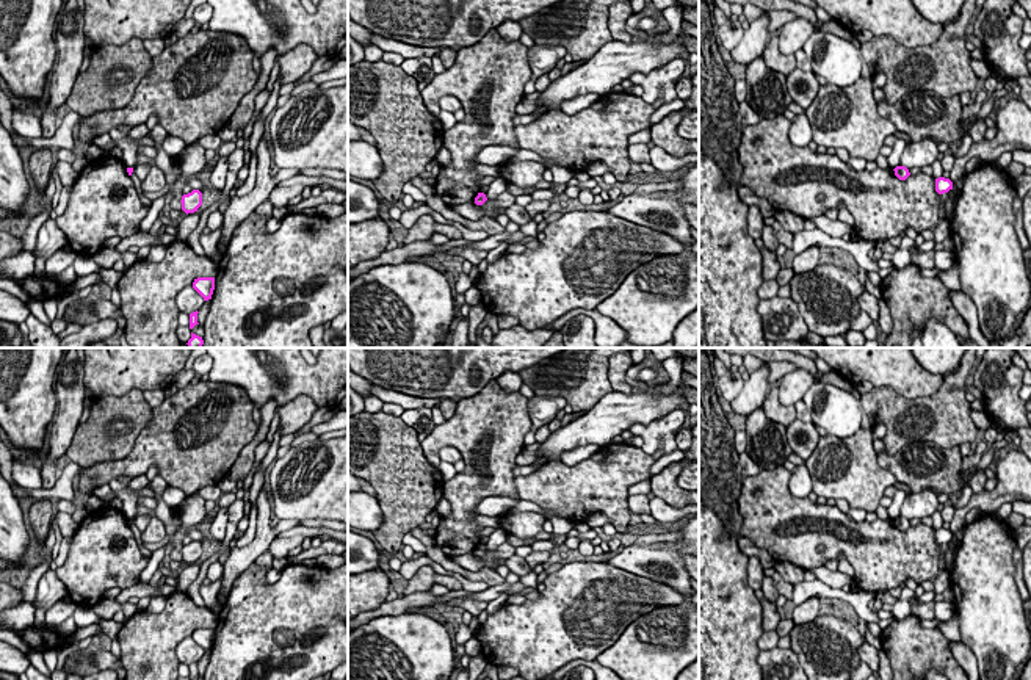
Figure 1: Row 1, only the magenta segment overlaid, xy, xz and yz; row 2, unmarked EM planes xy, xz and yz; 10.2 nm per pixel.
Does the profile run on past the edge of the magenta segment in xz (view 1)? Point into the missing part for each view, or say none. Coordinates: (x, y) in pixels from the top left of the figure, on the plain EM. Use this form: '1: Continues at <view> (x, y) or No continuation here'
1: No continuation here

